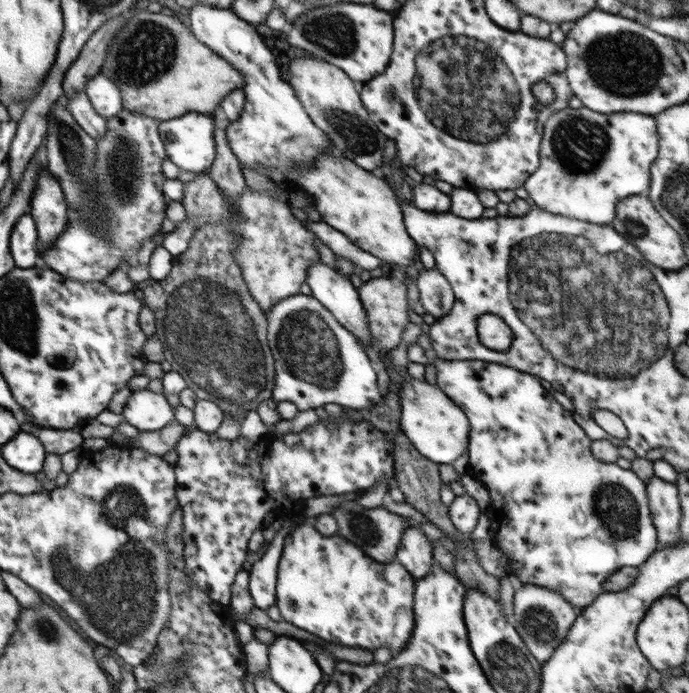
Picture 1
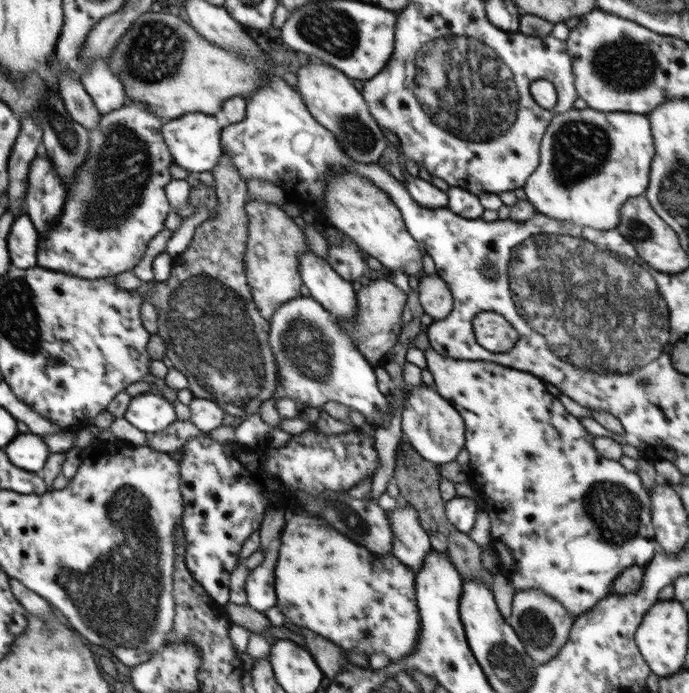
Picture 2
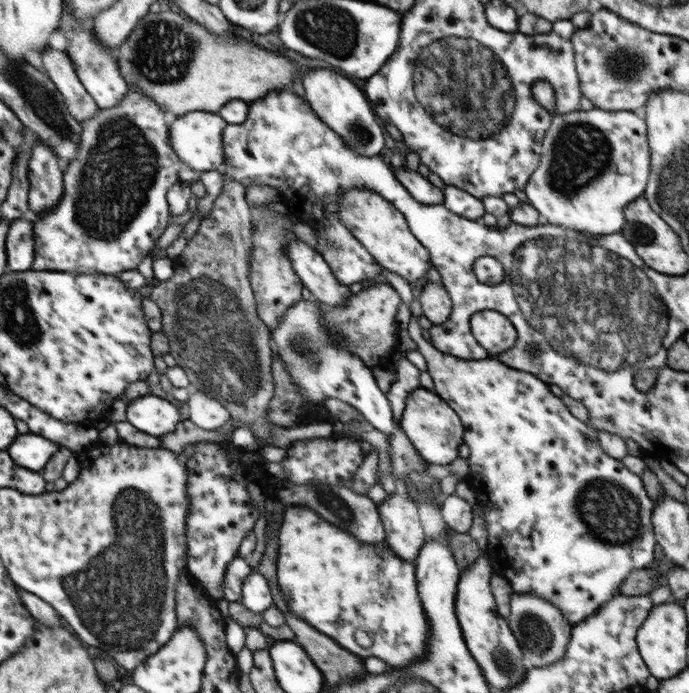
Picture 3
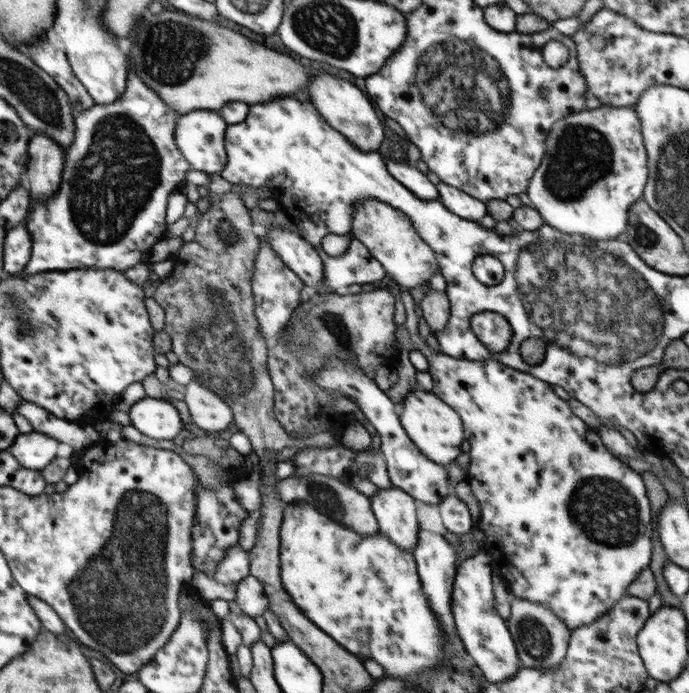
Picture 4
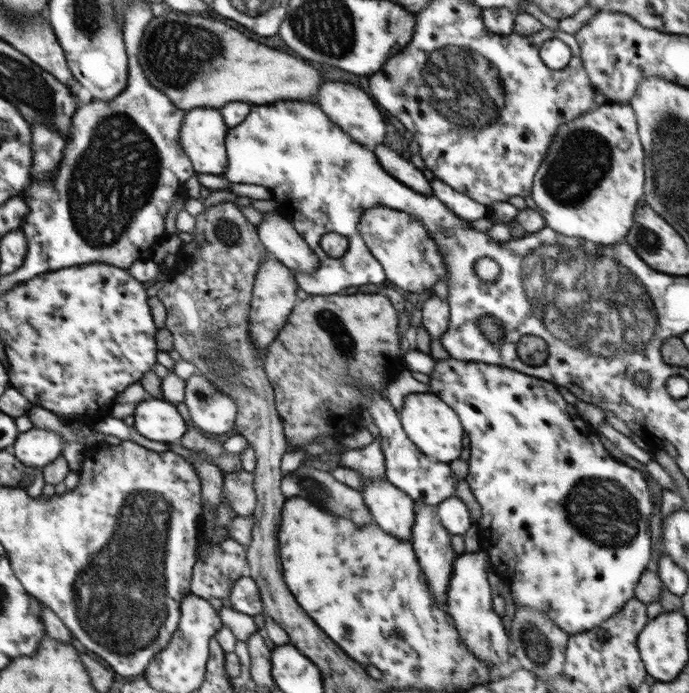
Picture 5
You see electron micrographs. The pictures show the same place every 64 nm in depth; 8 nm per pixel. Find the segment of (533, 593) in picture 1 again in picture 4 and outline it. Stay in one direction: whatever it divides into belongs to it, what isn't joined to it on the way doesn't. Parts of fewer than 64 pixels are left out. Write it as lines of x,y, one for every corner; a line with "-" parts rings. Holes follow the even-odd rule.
515,596
511,602
511,614
506,622
518,650
518,659
525,668
554,671
561,666
566,657
571,630
564,626
562,620
550,608

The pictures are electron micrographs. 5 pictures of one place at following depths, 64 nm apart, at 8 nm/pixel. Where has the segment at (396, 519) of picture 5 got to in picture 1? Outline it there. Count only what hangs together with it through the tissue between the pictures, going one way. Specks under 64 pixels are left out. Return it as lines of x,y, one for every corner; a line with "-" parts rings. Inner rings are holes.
409,519
406,530
402,531
396,559
406,570
410,571
414,582
422,579
432,569
434,565
433,547
420,526

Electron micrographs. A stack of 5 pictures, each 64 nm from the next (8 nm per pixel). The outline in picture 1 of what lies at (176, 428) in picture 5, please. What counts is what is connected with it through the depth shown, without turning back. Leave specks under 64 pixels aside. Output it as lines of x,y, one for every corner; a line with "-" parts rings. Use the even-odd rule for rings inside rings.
142,389
132,391
122,414
139,431
154,432
175,421
174,411
165,395

